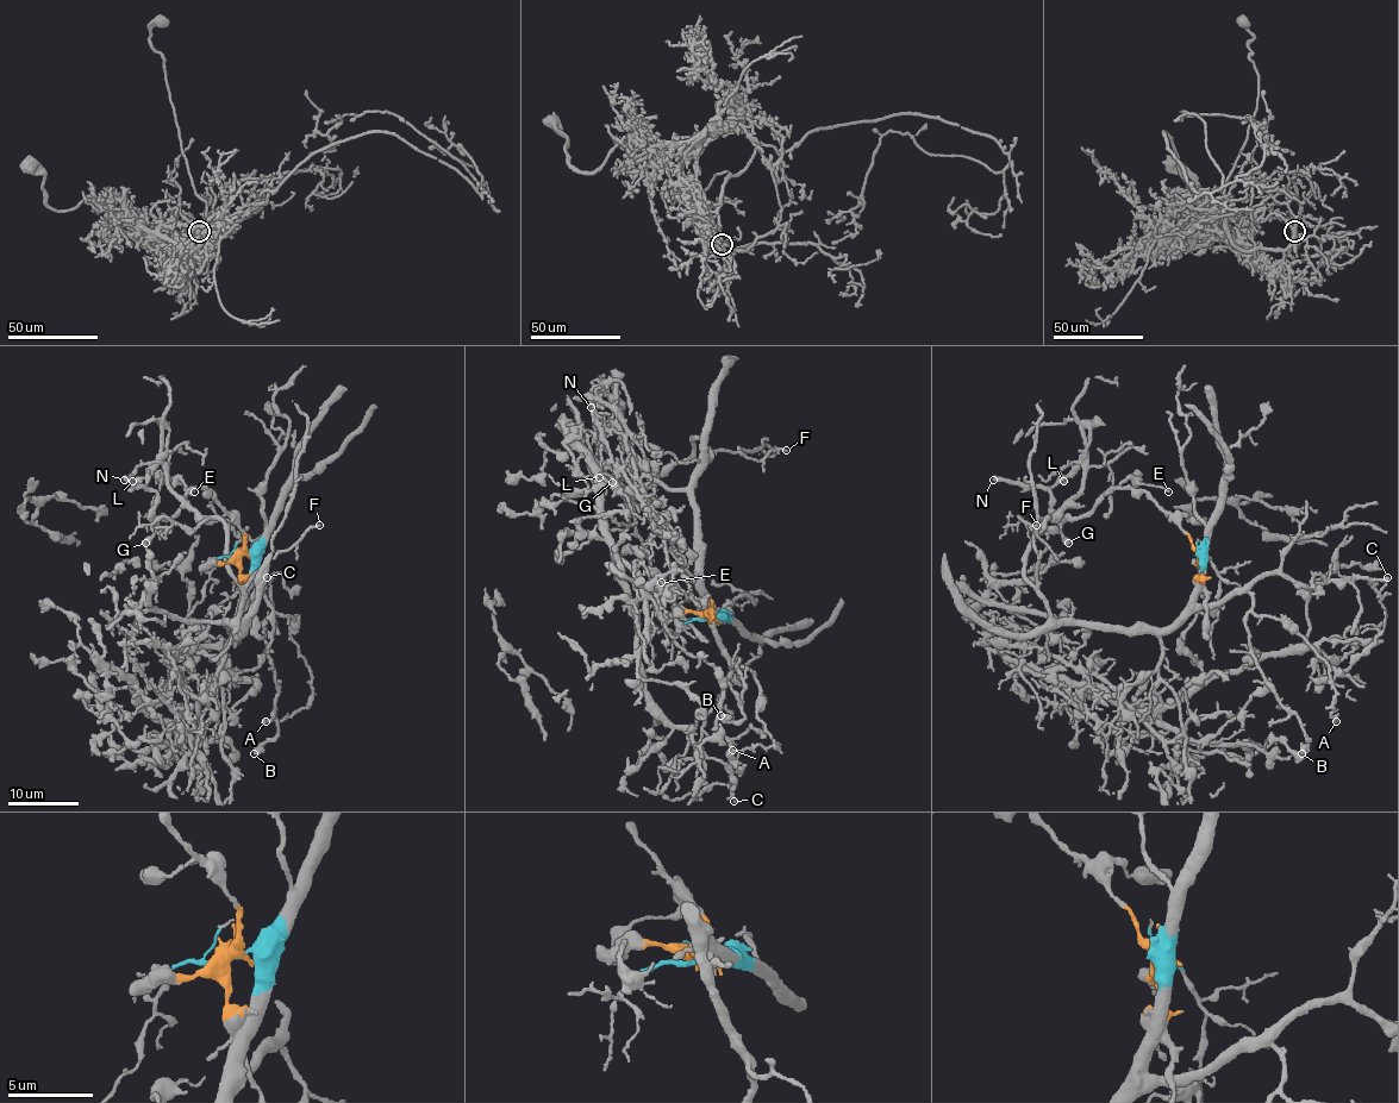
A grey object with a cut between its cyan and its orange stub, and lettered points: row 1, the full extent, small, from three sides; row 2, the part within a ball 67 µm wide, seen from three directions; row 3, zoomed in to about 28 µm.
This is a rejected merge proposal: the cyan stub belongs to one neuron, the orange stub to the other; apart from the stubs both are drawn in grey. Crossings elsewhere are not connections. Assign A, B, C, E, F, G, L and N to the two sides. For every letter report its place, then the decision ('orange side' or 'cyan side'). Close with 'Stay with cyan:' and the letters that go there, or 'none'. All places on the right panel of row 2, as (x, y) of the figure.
A: (1336, 721) | cyan side
B: (1301, 753) | cyan side
C: (1387, 577) | cyan side
E: (1168, 492) | orange side
F: (1036, 525) | cyan side
G: (1068, 543) | orange side
L: (1063, 481) | orange side
N: (993, 480) | orange side
Stay with cyan: A, B, C, F

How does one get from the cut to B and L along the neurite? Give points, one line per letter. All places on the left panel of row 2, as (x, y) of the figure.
B: (242, 556), (251, 553), (244, 605), (260, 590), (270, 608), (269, 657), (278, 690), (278, 731), (255, 754)
L: (242, 556), (244, 531), (206, 488), (193, 488), (172, 516), (157, 518), (155, 492), (143, 477), (132, 481)

